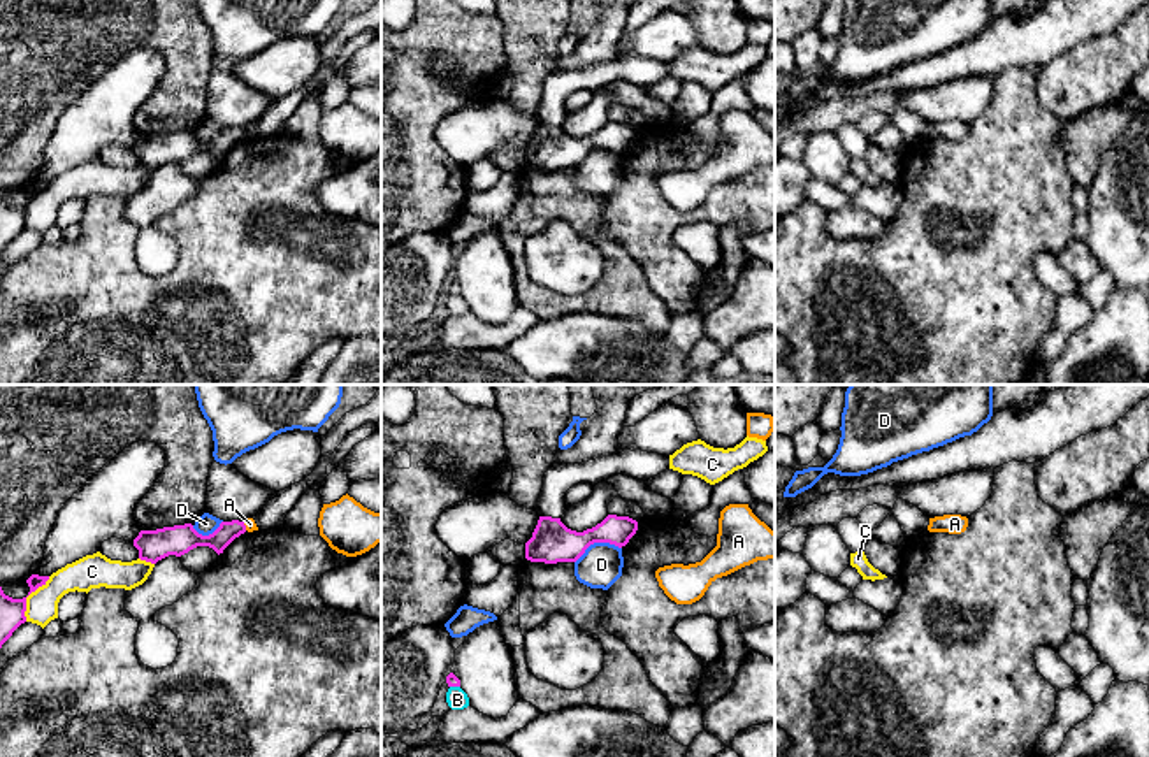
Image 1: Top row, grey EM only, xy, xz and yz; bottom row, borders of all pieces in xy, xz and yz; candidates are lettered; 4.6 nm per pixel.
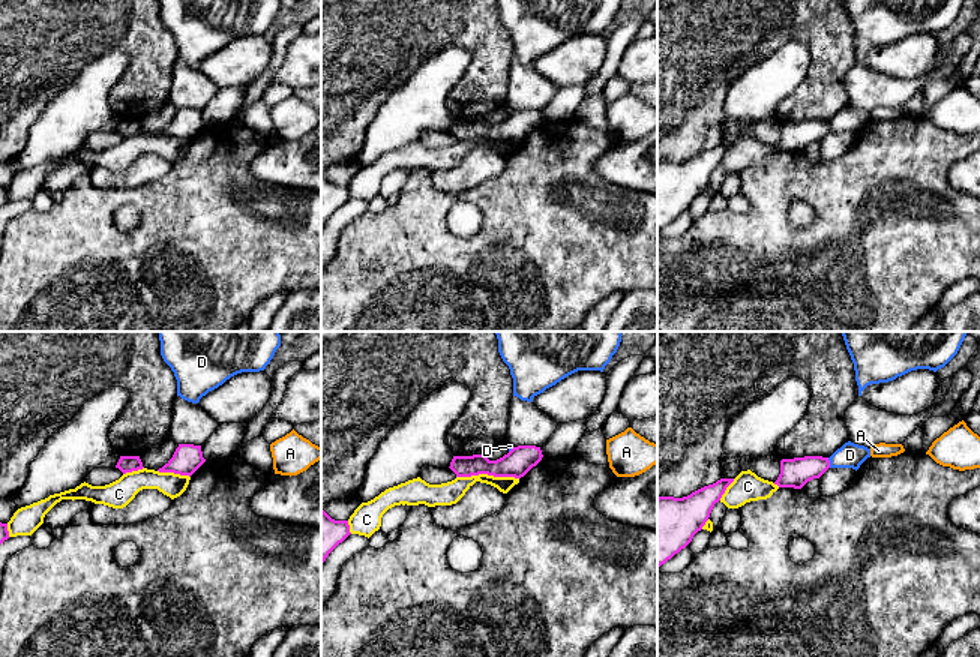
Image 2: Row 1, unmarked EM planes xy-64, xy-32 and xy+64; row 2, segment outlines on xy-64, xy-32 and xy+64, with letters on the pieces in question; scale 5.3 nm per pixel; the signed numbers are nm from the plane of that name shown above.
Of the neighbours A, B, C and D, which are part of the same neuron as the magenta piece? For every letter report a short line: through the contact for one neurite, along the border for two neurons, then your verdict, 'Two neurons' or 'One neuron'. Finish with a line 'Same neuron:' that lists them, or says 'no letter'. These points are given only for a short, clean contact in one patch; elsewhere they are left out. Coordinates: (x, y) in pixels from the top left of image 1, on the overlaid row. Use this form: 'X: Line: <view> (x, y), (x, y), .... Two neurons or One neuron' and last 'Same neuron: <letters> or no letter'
A: Two neurons
B: Two neurons
C: Two neurons
D: Two neurons
Same neuron: no letter

